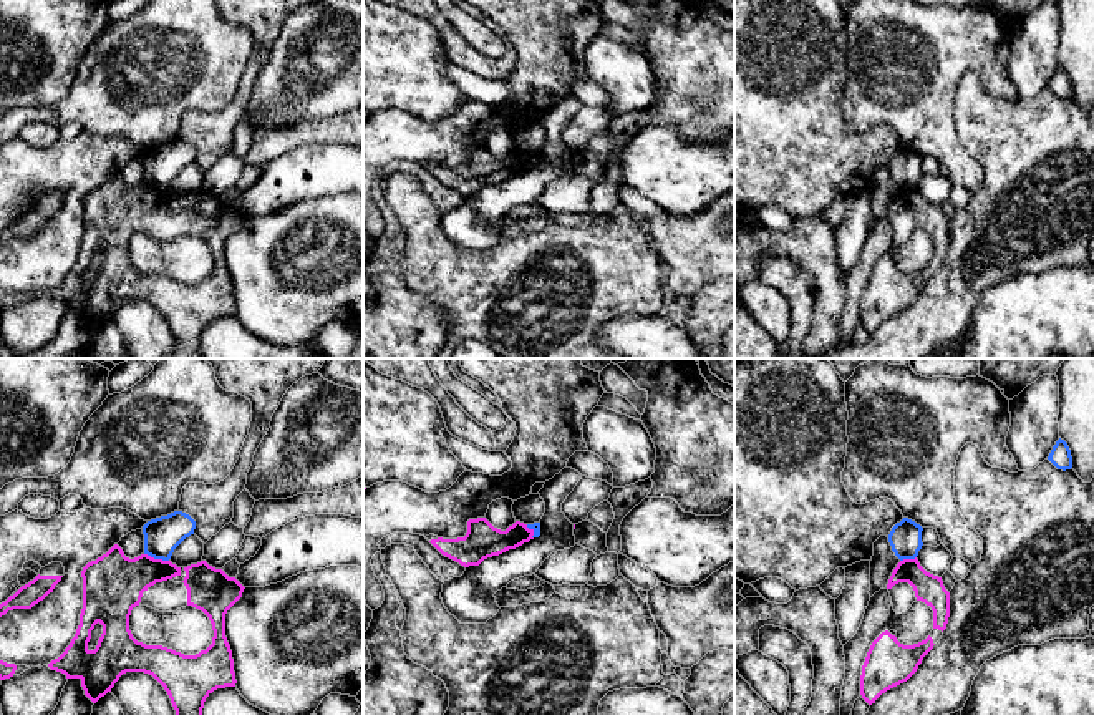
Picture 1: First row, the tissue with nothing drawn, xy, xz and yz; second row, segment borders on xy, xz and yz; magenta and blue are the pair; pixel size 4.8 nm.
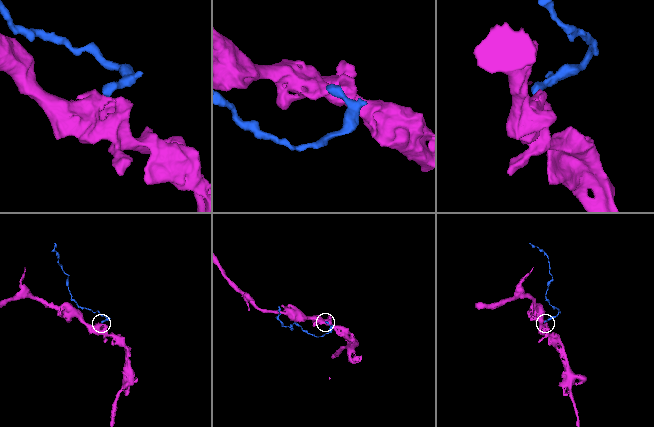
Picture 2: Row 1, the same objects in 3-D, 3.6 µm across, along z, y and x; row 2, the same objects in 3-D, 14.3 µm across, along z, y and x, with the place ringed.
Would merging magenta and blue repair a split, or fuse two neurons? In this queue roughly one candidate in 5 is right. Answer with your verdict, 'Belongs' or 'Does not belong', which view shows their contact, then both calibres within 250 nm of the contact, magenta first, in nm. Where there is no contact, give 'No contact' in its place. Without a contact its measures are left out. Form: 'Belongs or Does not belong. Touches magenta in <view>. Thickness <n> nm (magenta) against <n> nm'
Does not belong. Touches magenta in xy. Thickness 300 nm (magenta) against 180 nm

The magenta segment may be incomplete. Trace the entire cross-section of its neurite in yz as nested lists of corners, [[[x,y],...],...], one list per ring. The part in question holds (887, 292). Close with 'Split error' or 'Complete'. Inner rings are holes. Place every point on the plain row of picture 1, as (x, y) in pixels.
[[[888,259],[870,274],[860,304],[860,323],[872,333],[887,319],[907,310],[933,277],[933,267],[903,274]]]. Complete

